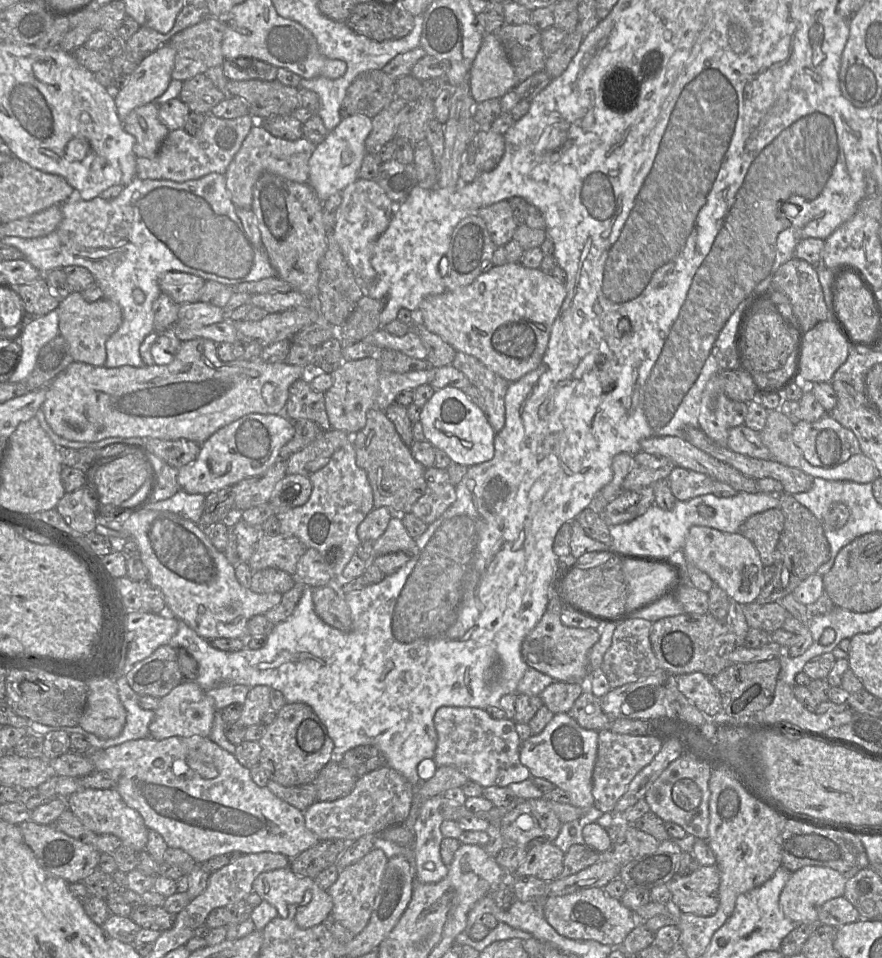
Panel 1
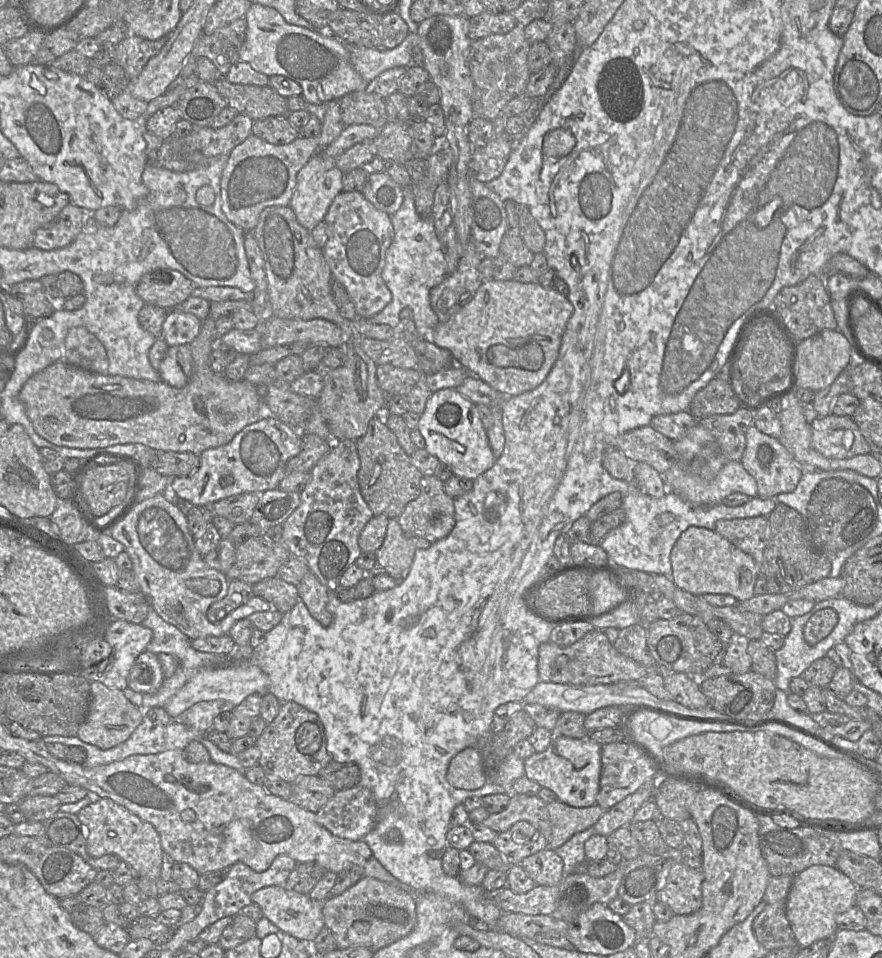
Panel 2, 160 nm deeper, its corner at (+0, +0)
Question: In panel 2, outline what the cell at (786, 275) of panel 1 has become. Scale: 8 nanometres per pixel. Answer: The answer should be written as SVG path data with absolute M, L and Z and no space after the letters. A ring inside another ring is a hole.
M810 275L799 284L781 289L776 295L772 307L798 345L800 341L822 330L837 329L837 321L831 307L831 298L823 280L817 275Z

